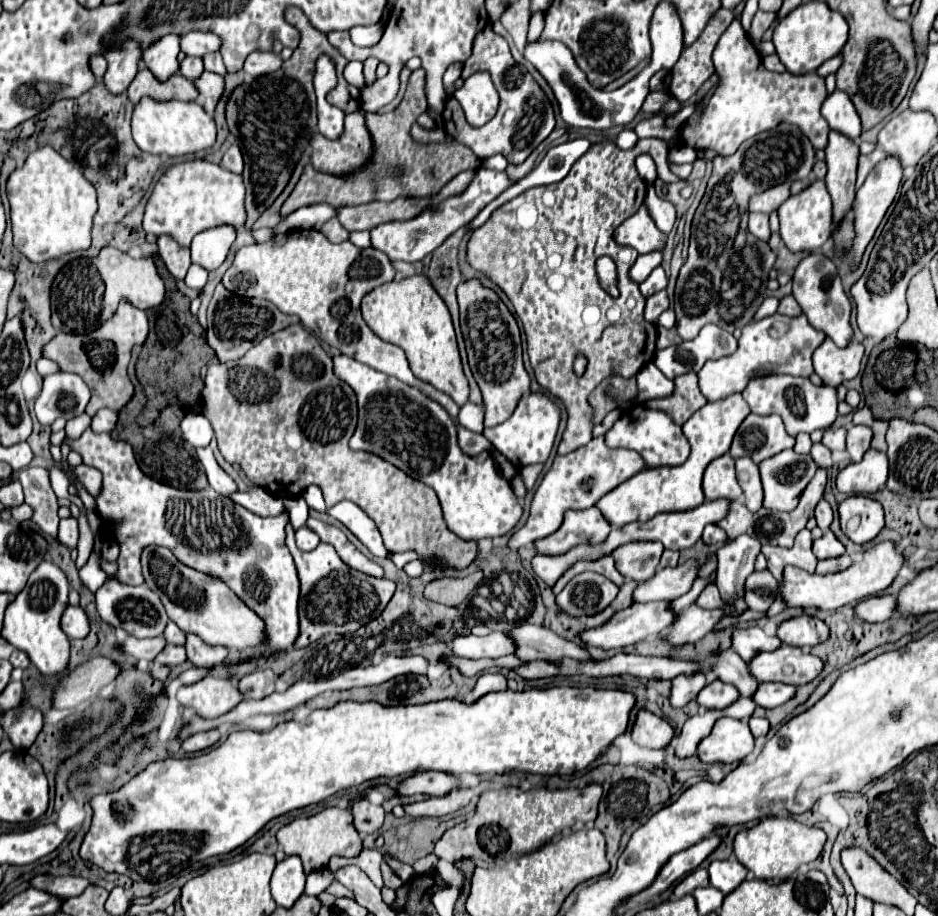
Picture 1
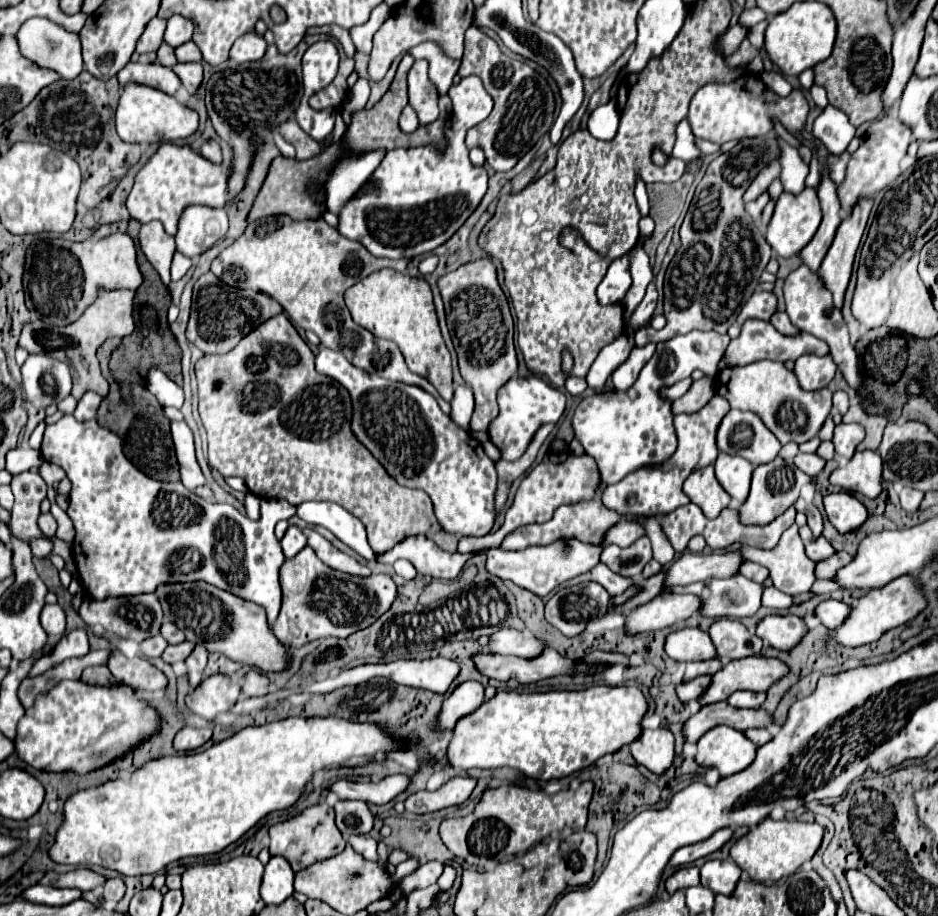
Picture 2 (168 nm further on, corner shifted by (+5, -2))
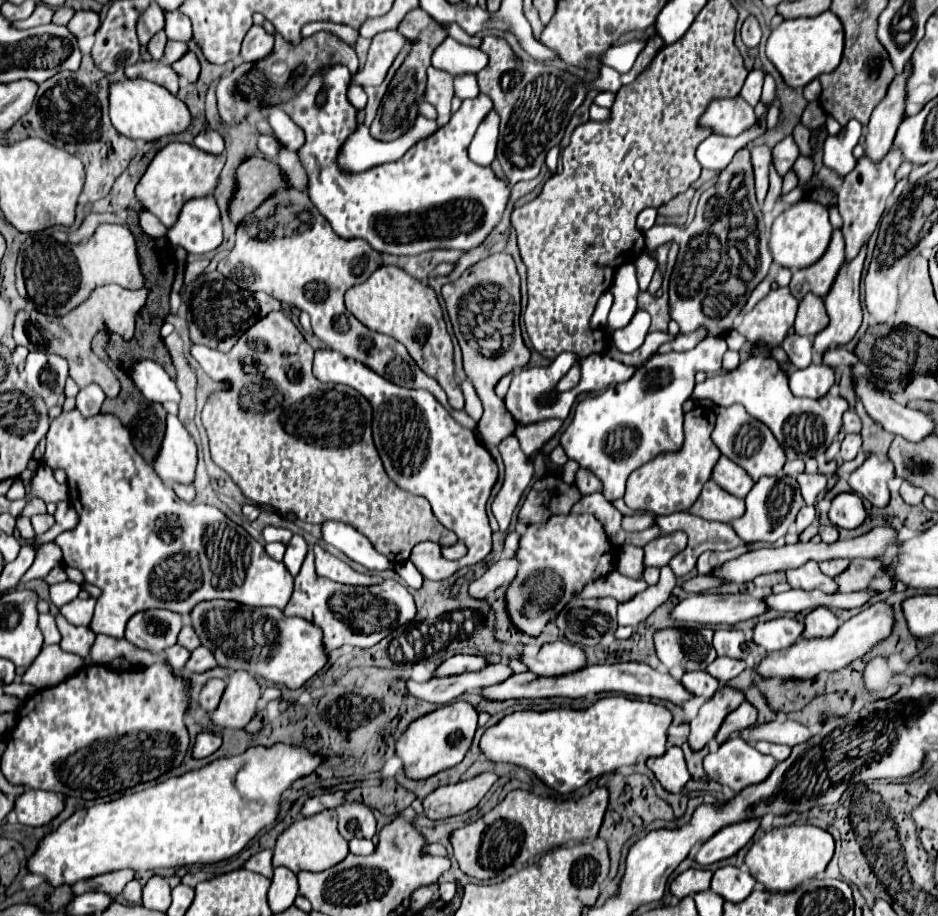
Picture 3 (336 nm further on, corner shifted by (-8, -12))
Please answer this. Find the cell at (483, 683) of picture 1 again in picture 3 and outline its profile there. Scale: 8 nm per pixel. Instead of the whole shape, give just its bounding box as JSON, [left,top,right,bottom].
[397,699,479,779]

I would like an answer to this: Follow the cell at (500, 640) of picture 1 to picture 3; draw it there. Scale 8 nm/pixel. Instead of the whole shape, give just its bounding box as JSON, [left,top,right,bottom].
[521,643,585,675]

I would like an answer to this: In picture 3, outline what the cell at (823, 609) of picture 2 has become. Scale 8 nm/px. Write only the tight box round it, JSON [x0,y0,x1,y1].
[803,607,839,639]

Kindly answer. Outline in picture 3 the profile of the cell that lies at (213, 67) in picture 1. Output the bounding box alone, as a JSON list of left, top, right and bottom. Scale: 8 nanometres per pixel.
[165,41,189,65]

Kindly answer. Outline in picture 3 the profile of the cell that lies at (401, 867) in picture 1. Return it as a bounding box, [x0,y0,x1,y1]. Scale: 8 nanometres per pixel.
[349,839,375,855]

